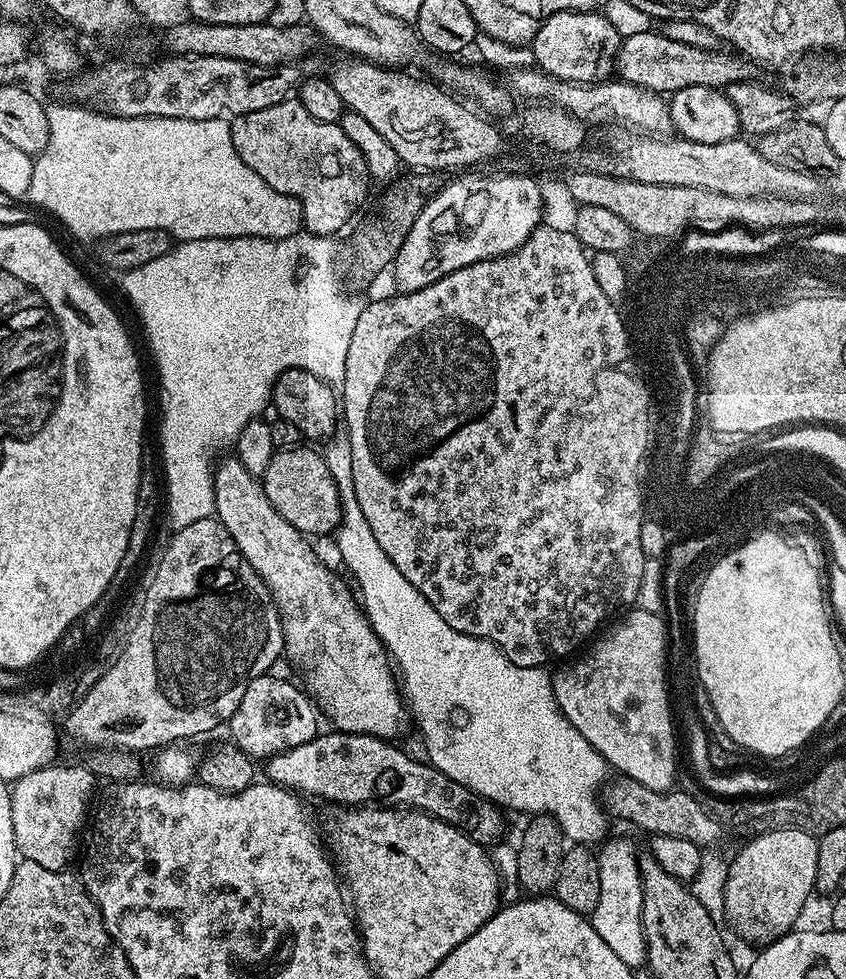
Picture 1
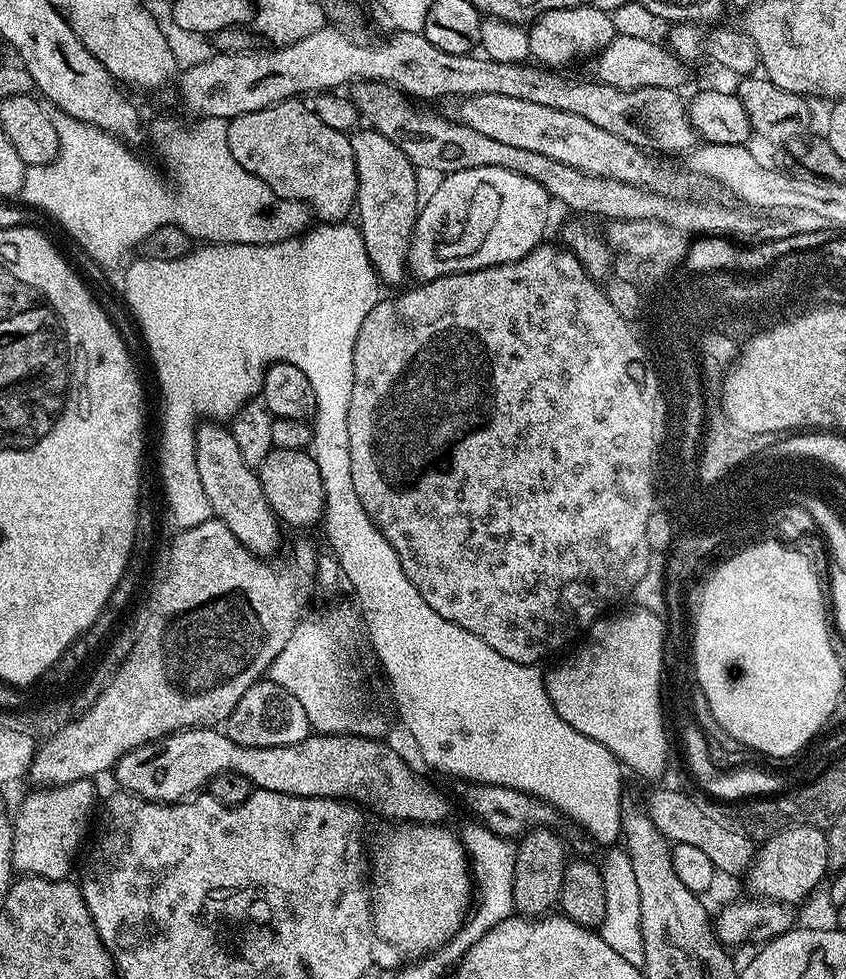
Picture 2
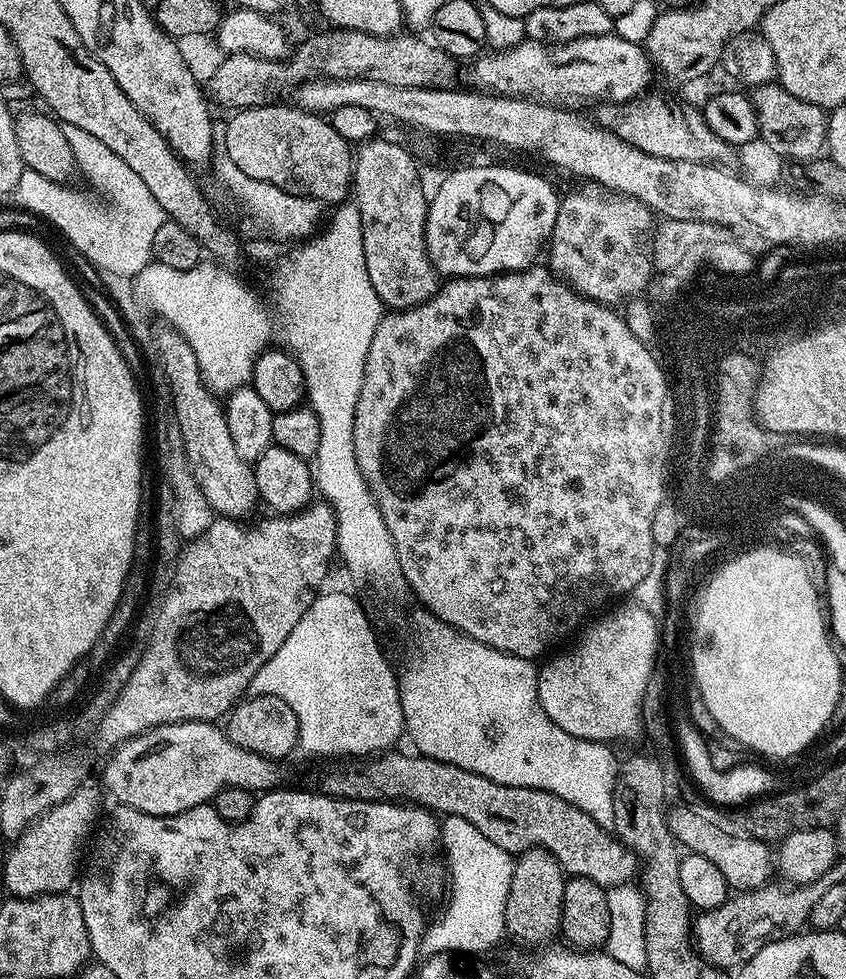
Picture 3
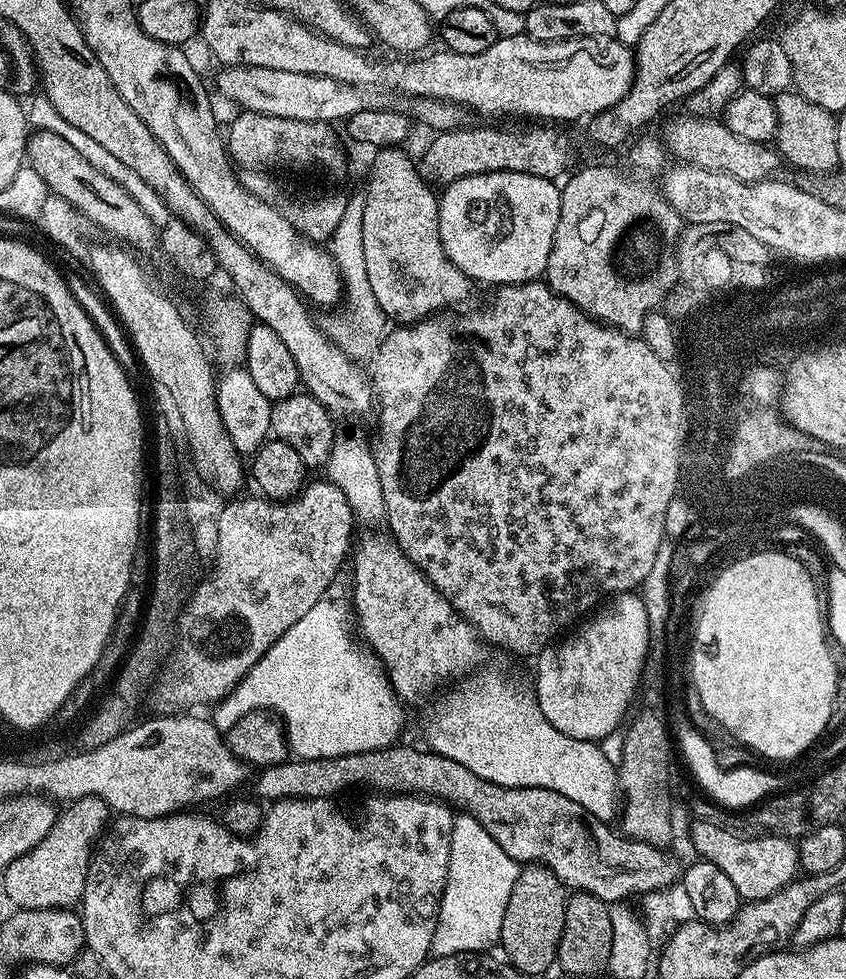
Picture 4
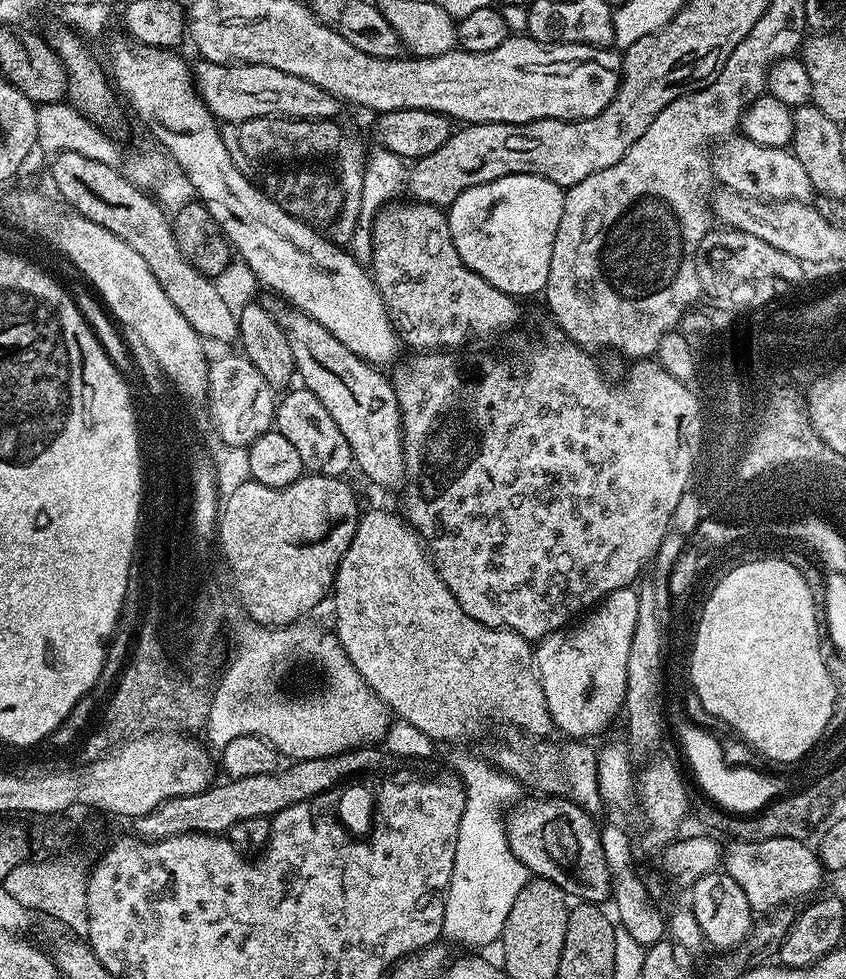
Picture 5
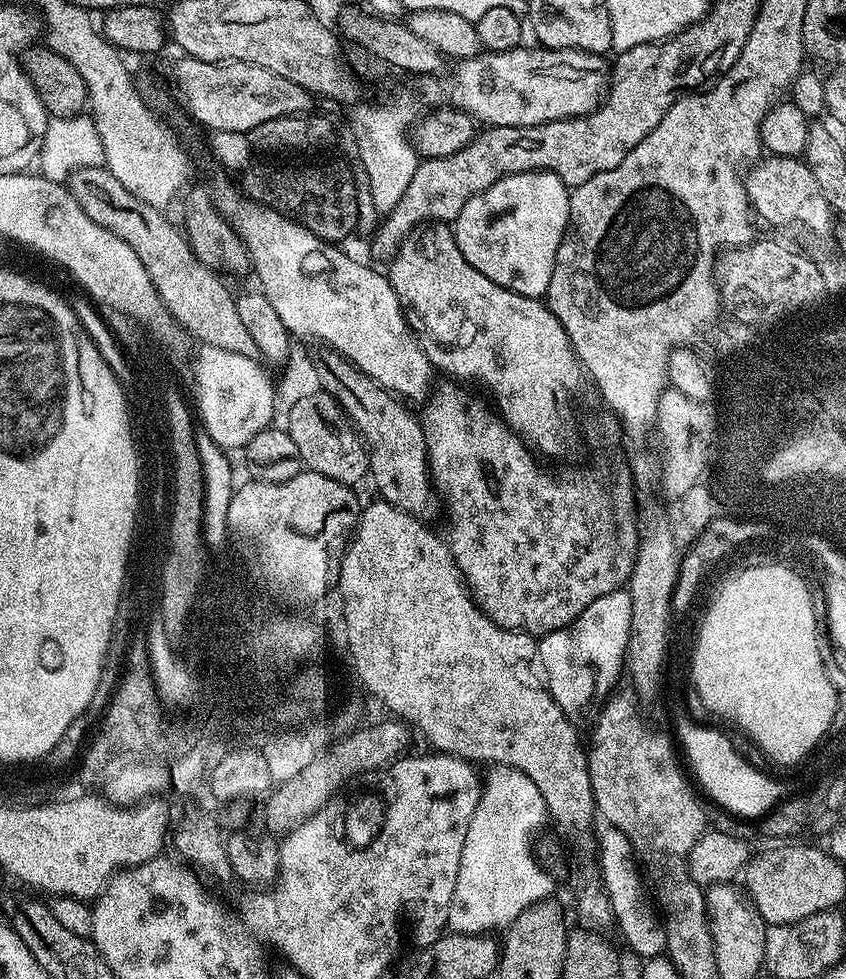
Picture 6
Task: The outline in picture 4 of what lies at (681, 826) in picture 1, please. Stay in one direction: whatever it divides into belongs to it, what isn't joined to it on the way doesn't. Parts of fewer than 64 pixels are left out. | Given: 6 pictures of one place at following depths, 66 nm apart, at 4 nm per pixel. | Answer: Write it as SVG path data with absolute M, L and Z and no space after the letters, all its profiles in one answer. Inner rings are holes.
M693 819L692 844L696 847L696 856L708 860L730 882L734 882L734 890L738 890L741 901L751 902L770 898L778 890L782 890L793 880L797 879L800 867L800 850L791 839L786 837L762 837L749 839L736 838L725 830L718 830L712 823Z

